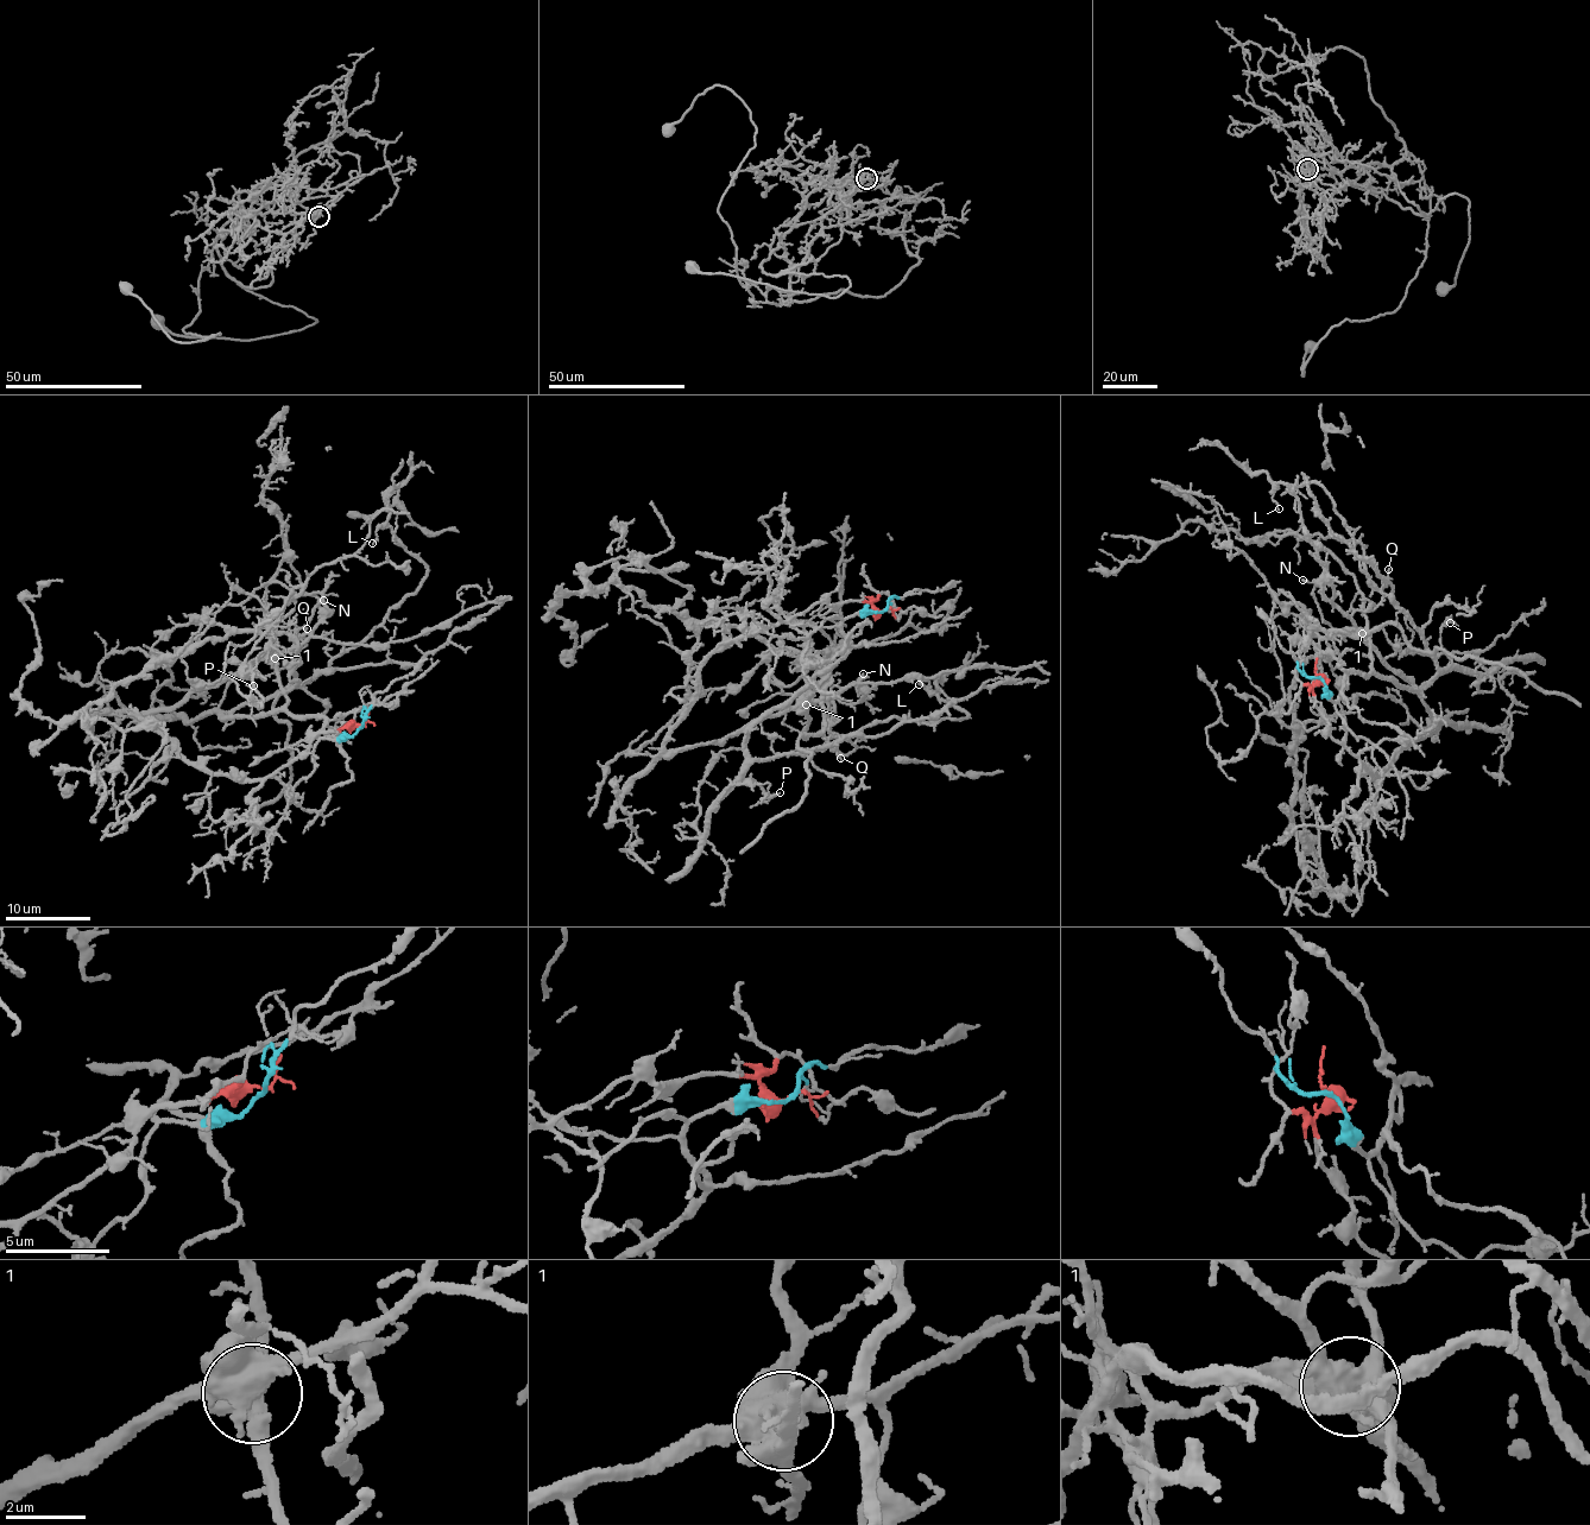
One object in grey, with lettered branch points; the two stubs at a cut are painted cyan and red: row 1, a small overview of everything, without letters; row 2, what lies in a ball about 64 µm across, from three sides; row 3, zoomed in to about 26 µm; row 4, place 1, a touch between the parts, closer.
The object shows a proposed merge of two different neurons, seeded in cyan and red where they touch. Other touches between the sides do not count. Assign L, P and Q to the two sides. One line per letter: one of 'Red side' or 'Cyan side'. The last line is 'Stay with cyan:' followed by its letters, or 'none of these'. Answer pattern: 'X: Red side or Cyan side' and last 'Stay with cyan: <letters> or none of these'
L: Cyan side
P: Cyan side
Q: Red side
Stay with cyan: L, P

